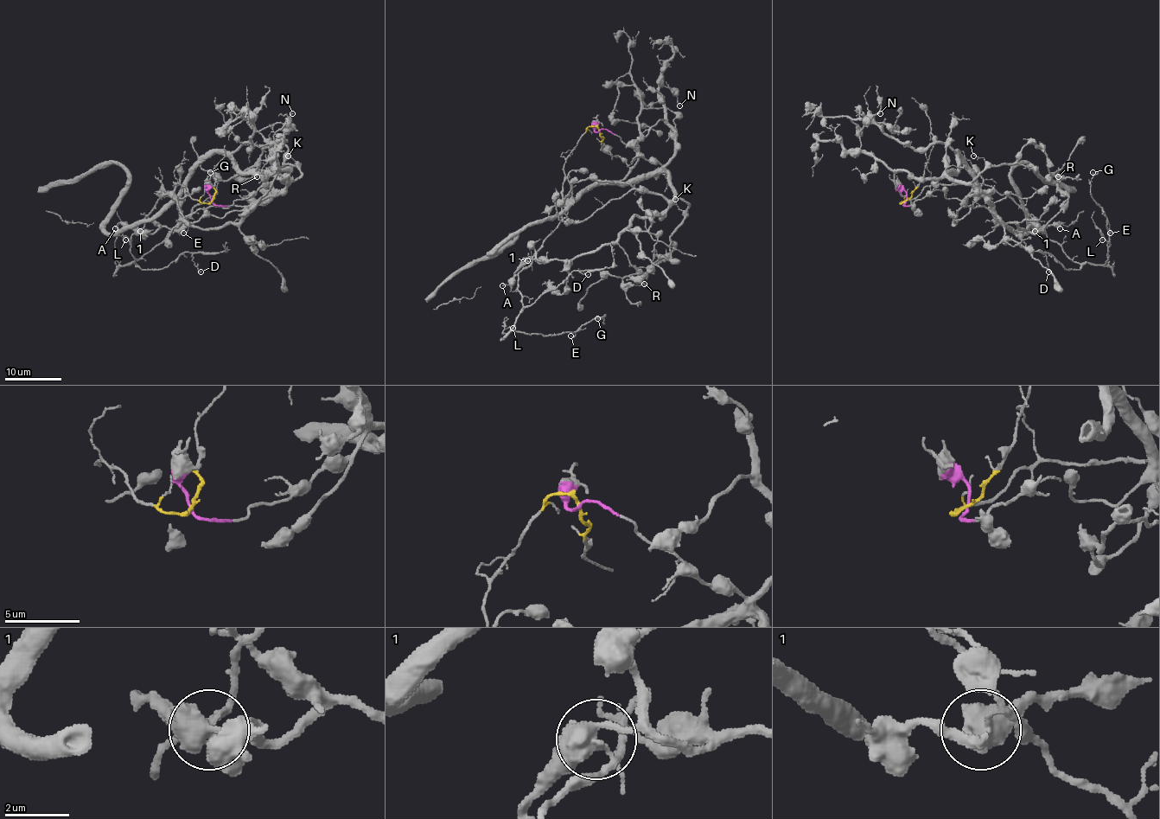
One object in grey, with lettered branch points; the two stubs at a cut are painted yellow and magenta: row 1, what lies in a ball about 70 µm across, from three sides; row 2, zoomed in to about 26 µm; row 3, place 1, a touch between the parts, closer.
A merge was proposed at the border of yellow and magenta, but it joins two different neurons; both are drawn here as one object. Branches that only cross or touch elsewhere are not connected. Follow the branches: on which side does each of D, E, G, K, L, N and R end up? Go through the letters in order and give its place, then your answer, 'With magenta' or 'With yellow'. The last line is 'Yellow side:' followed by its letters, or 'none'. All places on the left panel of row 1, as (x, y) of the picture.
D: Place: (200, 271). With yellow
E: Place: (183, 233). With yellow
G: Place: (210, 172). With yellow
K: Place: (288, 156). With magenta
L: Place: (125, 239). With yellow
N: Place: (292, 113). With magenta
R: Place: (257, 176). With magenta
Yellow side: D, E, G, L

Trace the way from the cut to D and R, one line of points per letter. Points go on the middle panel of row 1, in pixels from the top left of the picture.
D: (600, 131), (589, 126), (565, 160), (561, 220), (518, 275), (518, 291), (529, 306), (574, 271), (588, 275)
R: (600, 132), (618, 135), (656, 160), (687, 204), (670, 238), (674, 246), (643, 273), (623, 278), (645, 283)

